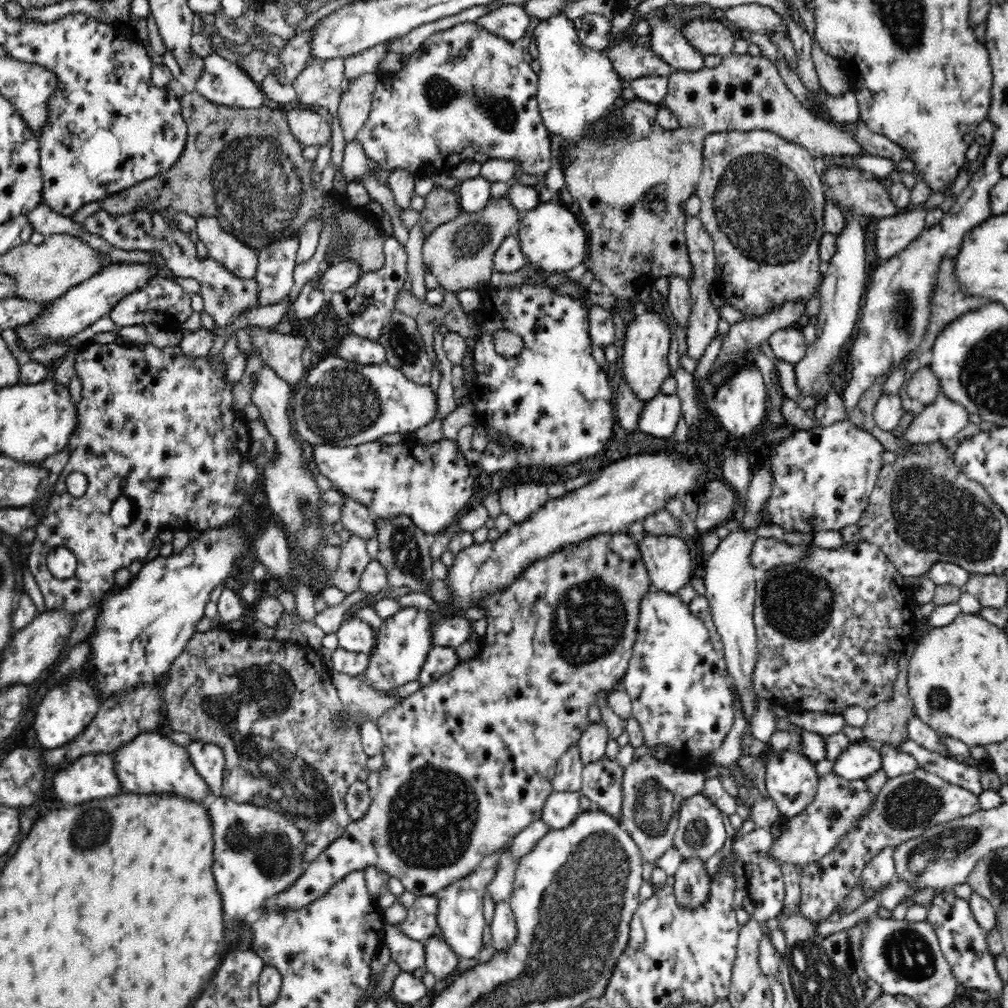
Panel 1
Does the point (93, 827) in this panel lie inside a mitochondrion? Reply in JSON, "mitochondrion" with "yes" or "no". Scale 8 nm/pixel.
{"mitochondrion":"yes"}

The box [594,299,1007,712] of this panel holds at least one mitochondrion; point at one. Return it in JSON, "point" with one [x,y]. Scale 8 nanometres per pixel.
{"point":[949,516]}

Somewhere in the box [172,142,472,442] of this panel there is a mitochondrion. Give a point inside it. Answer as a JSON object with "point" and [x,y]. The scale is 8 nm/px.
{"point":[403,344]}

